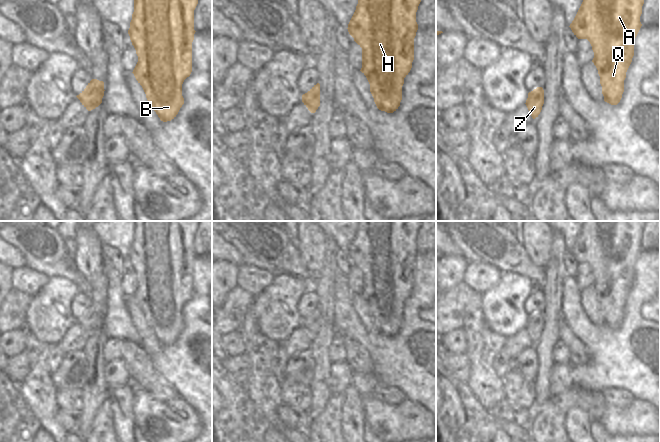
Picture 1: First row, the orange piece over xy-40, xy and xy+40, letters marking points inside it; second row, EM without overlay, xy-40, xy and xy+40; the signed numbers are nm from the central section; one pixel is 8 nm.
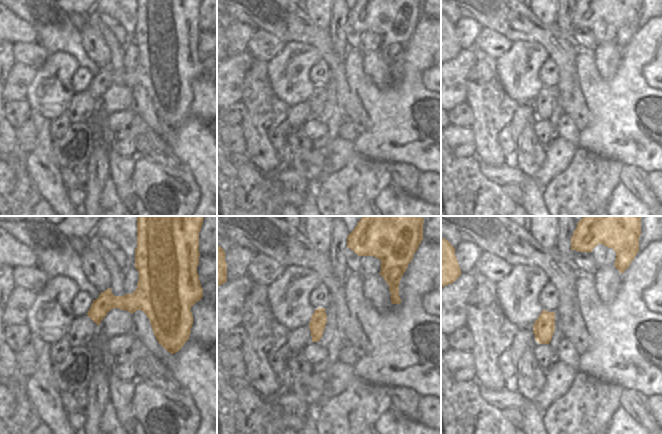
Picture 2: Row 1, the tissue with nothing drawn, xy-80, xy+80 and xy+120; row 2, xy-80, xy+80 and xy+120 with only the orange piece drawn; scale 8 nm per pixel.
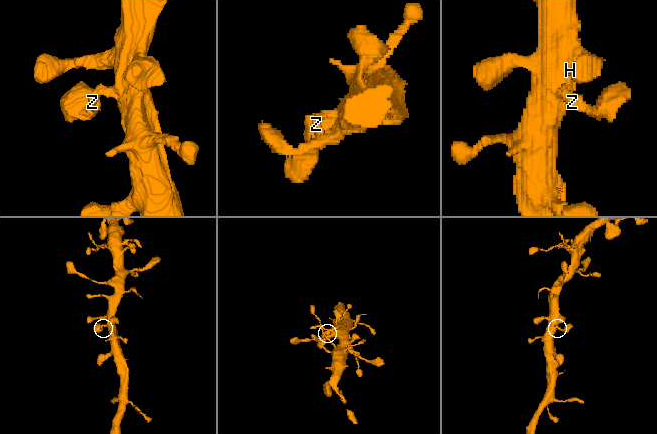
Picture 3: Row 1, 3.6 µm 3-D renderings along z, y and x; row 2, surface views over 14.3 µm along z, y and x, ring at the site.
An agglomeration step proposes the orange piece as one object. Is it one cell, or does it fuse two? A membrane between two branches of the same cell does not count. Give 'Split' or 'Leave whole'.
Leave whole.

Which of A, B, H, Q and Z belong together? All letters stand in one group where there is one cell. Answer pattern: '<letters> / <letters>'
A B H Q Z

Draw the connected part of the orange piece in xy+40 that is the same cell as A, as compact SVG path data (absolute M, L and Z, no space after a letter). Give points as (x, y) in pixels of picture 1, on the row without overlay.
M584 221L570 248L578 263L587 263L594 276L592 286L598 294L604 325L617 329L624 316L626 296L634 280L634 264L642 250L640 240L646 221Z

